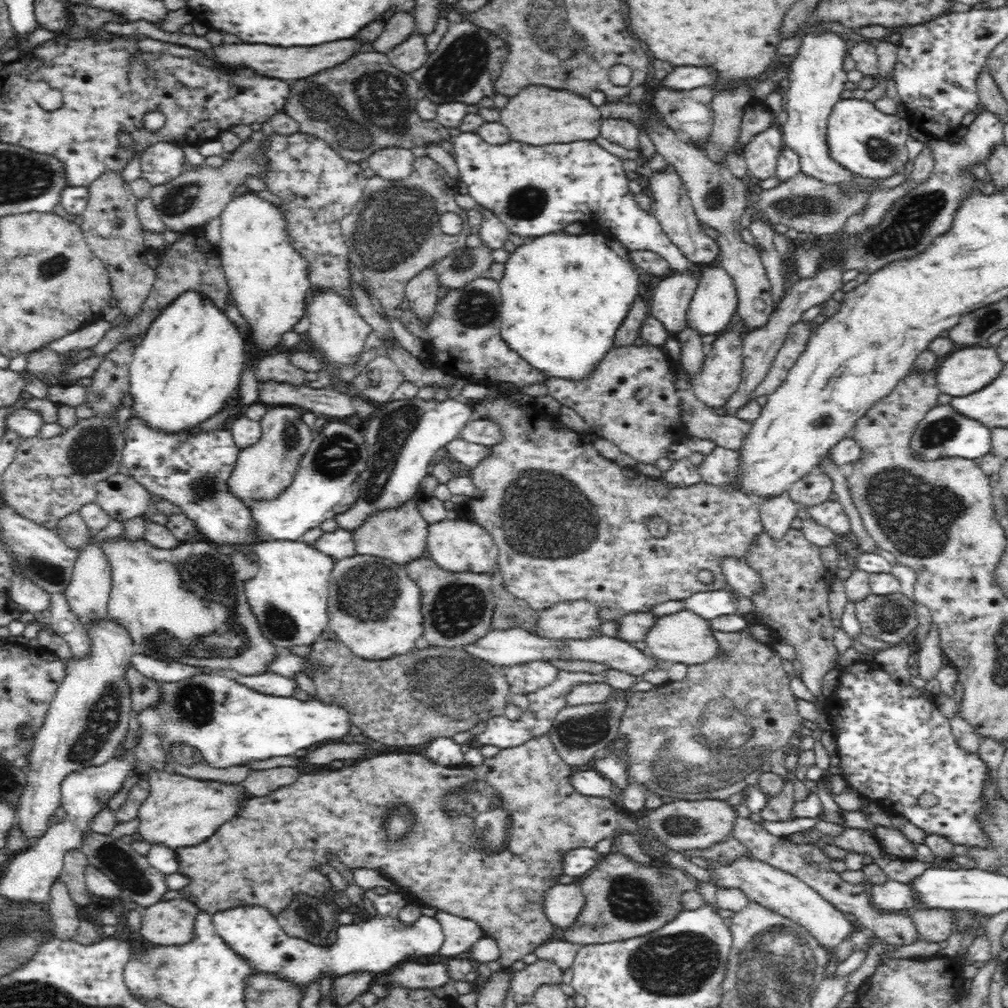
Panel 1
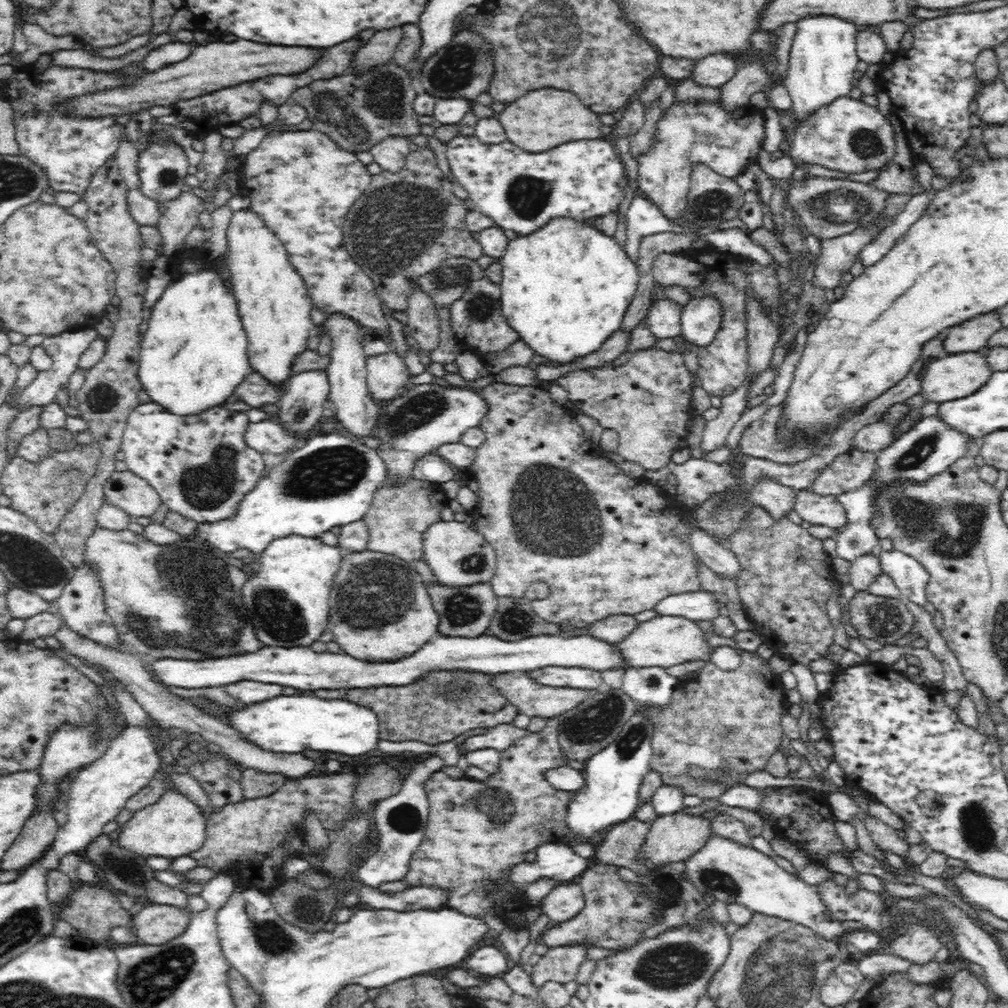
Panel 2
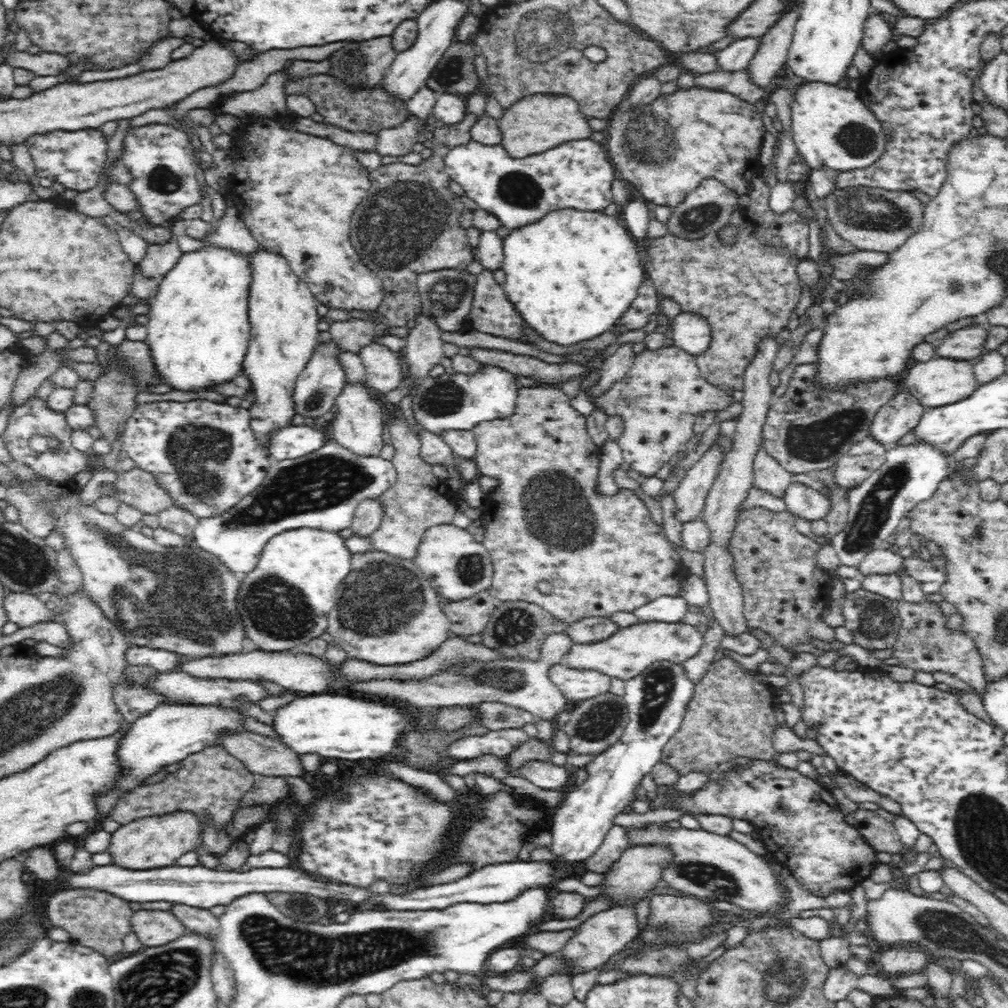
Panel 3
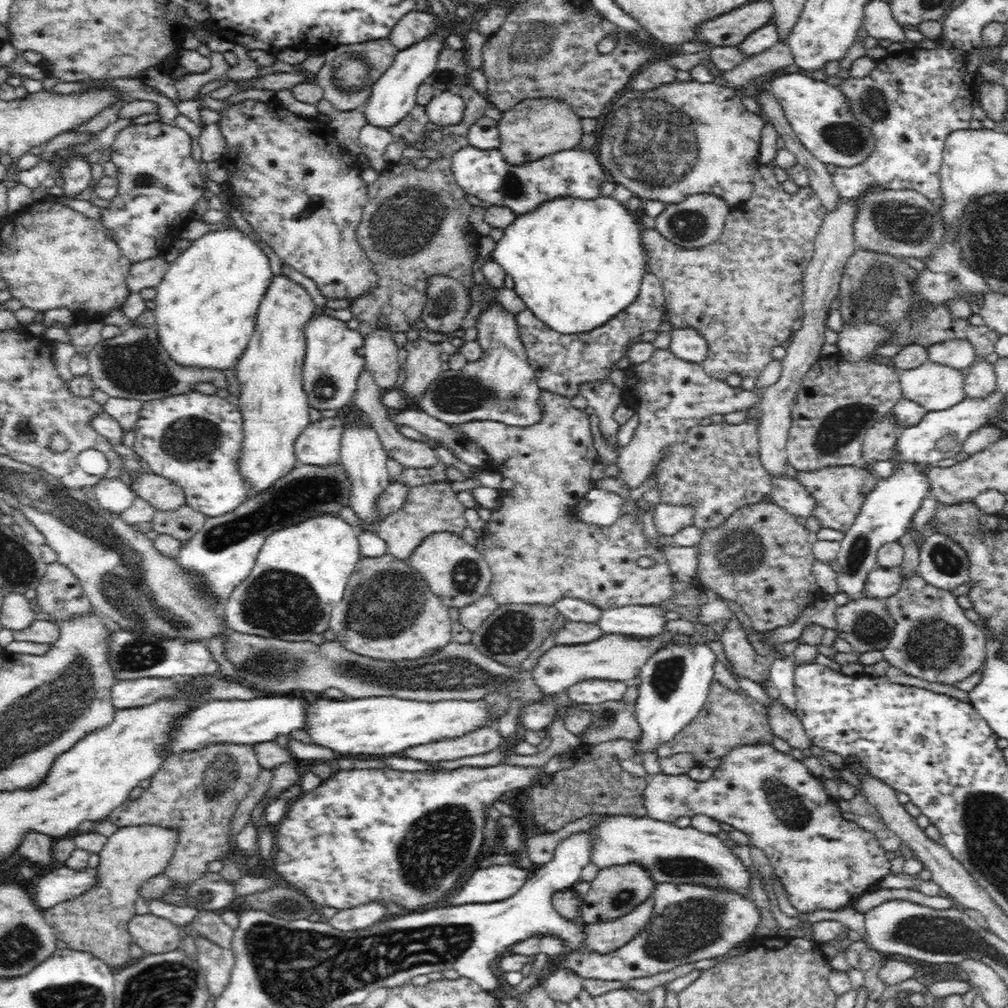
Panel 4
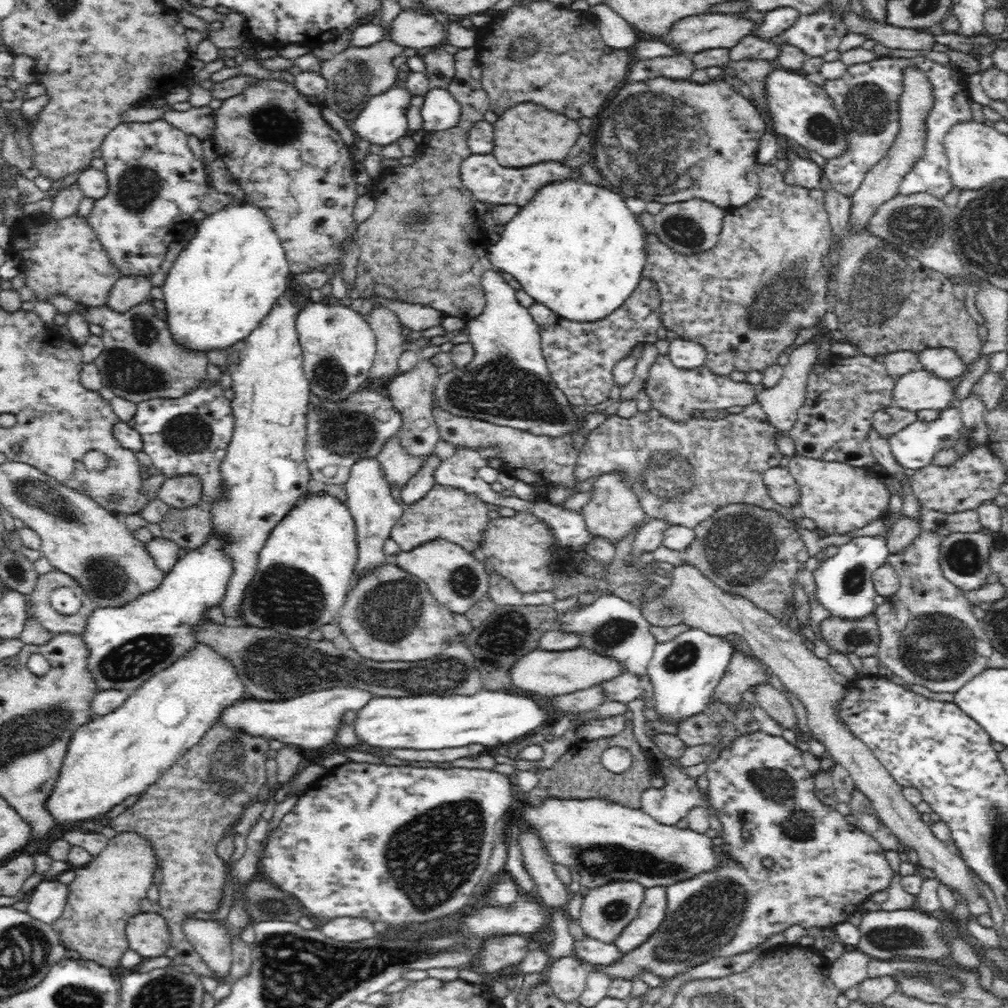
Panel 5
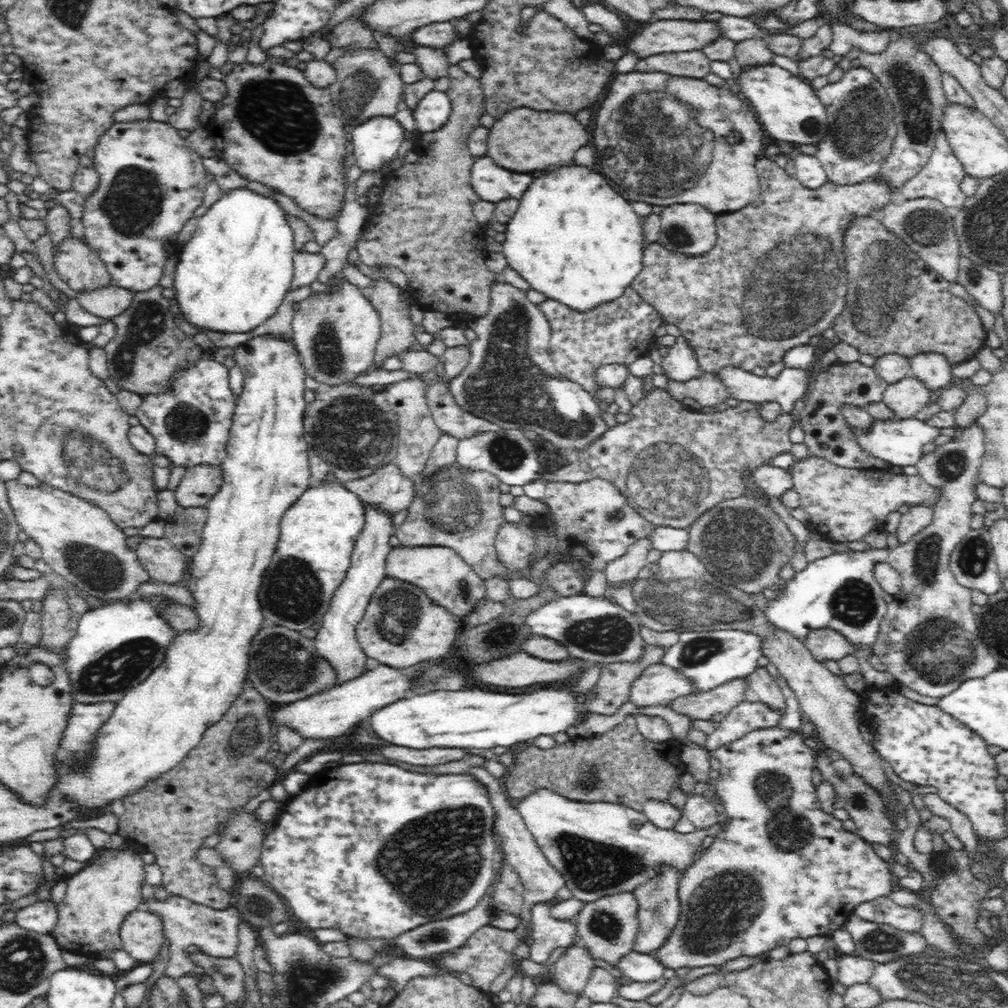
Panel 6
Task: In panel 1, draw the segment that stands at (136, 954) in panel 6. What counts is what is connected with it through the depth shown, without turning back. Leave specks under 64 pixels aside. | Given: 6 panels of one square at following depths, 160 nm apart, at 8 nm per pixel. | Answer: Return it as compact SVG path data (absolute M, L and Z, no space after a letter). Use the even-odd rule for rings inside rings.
M188 898L160 901L141 910L140 936L152 944L186 944L193 937L194 921L199 911Z

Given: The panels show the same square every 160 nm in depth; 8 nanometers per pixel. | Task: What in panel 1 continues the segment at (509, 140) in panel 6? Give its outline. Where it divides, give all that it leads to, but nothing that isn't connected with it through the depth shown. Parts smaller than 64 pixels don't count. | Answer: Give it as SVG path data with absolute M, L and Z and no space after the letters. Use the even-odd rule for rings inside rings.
M544 86L524 88L516 96L510 97L508 103L501 108L501 116L501 123L509 132L510 141L524 142L524 144L530 144L530 146L576 142L576 140L594 140L601 135L600 128L604 120L599 107L592 105L588 98L570 91L554 90L554 88L544 88Z

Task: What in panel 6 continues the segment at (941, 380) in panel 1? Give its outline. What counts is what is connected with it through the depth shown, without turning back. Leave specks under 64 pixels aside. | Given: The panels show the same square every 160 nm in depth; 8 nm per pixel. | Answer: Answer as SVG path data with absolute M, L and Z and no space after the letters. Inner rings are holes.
M908 376L886 387L882 403L896 419L919 418L923 409L932 402L931 392L923 383Z

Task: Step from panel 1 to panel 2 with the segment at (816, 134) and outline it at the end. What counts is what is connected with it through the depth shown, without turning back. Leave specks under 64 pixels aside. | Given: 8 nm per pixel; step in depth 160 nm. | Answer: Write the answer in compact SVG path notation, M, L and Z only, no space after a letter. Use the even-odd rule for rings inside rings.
M832 13L806 15L798 20L783 83L791 96L797 121L835 98L846 96L855 85L853 74L859 62L856 44L858 27L854 21Z

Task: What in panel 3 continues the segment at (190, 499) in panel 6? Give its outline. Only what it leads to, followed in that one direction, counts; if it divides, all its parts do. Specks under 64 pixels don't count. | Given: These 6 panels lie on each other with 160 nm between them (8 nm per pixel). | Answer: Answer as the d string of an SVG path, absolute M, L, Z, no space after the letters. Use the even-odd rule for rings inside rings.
M137 466L128 471L122 471L117 474L116 487L120 489L120 500L136 509L142 511L142 514L158 514L167 508L174 507L174 497L170 495L170 491L156 479L152 473L146 469Z

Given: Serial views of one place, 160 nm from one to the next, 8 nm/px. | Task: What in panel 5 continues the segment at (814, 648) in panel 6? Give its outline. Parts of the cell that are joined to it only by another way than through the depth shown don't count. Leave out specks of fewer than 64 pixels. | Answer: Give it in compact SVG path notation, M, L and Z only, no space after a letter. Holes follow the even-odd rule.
M876 614L849 622L828 617L820 622L819 636L830 646L831 652L856 654L860 658L876 656L879 645Z

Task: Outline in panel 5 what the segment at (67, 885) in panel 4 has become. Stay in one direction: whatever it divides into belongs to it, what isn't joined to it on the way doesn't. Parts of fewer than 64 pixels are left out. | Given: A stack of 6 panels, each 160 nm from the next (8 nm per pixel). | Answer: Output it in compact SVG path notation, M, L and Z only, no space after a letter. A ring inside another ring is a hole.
M55 879L42 881L32 890L31 900L28 902L25 912L34 920L52 925L62 916L68 887Z

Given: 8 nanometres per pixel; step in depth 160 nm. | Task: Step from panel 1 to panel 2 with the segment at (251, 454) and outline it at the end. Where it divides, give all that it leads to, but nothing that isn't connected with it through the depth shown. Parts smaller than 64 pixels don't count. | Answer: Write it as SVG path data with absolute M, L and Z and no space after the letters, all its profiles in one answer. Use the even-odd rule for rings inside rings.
M310 369L292 375L284 384L284 394L278 400L278 423L286 425L294 435L308 438L313 433L313 428L322 418L324 406L329 402L331 392L328 371L325 369Z

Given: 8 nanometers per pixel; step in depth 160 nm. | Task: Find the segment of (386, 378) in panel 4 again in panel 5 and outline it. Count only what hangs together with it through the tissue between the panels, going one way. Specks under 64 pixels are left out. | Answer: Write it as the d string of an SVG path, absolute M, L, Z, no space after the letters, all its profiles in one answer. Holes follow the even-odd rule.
M378 304L370 310L366 320L377 339L369 378L392 378L398 374L398 358L405 350L406 328L390 308Z

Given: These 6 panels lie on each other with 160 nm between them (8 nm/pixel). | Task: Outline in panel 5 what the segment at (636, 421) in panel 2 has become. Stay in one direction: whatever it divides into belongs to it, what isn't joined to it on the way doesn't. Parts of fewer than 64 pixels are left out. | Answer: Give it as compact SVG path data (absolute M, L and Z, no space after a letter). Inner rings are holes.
M658 355L649 368L644 391L652 400L652 408L661 410L666 417L682 422L696 411L727 410L746 407L757 398L758 392L746 382L734 382L729 375L714 374L706 365L694 370L682 370L672 364L668 355ZM617 472L604 474L594 480L594 486L589 494L587 503L579 510L587 533L592 538L602 538L610 544L618 544L622 542L626 536L630 536L632 532L636 532L638 528L644 527L651 518L643 511L636 495L631 488L621 478Z

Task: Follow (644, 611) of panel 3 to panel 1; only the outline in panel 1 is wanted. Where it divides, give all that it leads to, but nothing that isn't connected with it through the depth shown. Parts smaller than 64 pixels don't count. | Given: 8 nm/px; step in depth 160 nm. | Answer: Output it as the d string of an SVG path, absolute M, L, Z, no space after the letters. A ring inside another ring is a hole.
M731 590L695 592L682 599L684 610L693 612L704 620L737 614L738 600Z

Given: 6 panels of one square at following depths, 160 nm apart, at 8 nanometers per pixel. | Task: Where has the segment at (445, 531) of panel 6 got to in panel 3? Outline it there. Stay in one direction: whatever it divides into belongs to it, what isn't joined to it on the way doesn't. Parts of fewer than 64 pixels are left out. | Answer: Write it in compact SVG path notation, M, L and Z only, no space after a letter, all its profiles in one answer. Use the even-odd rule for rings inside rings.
M405 418L390 424L388 432L394 446L391 461L400 473L396 484L380 496L384 501L384 518L382 524L371 534L371 538L376 551L414 560L425 531L440 524L452 525L454 516L459 511L460 500L444 480L436 478L426 470L423 460L419 457L420 437Z

